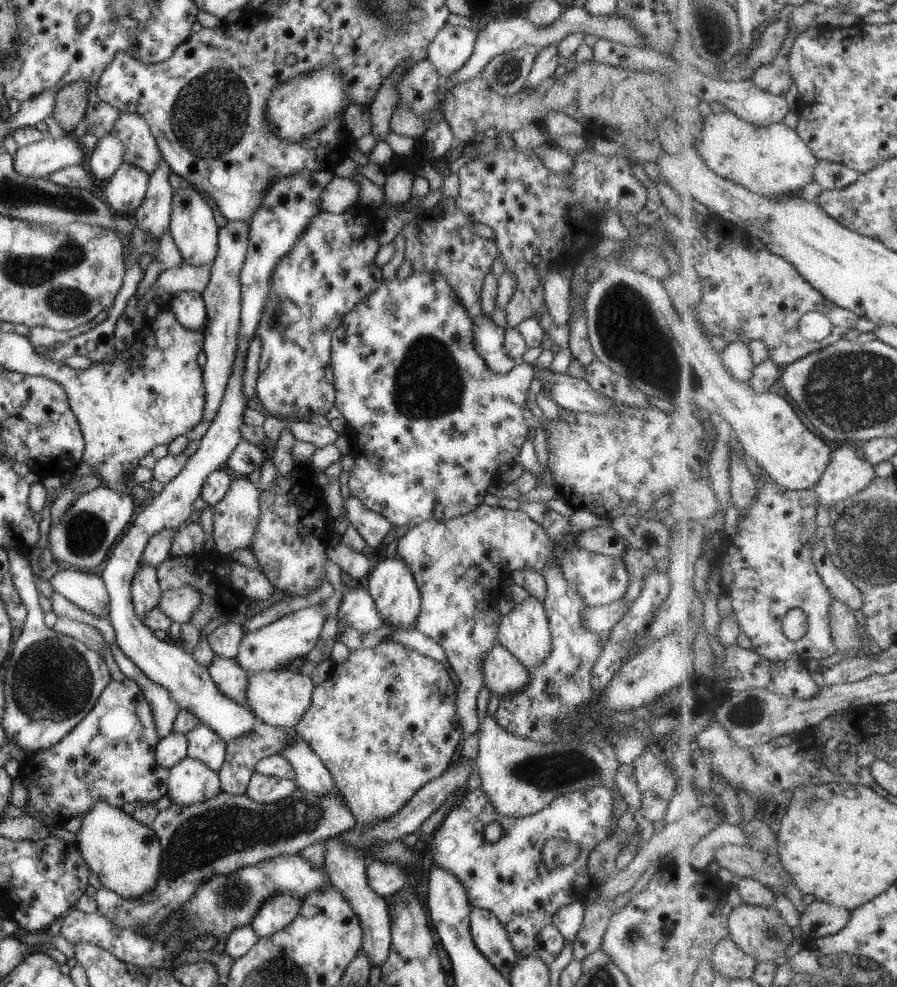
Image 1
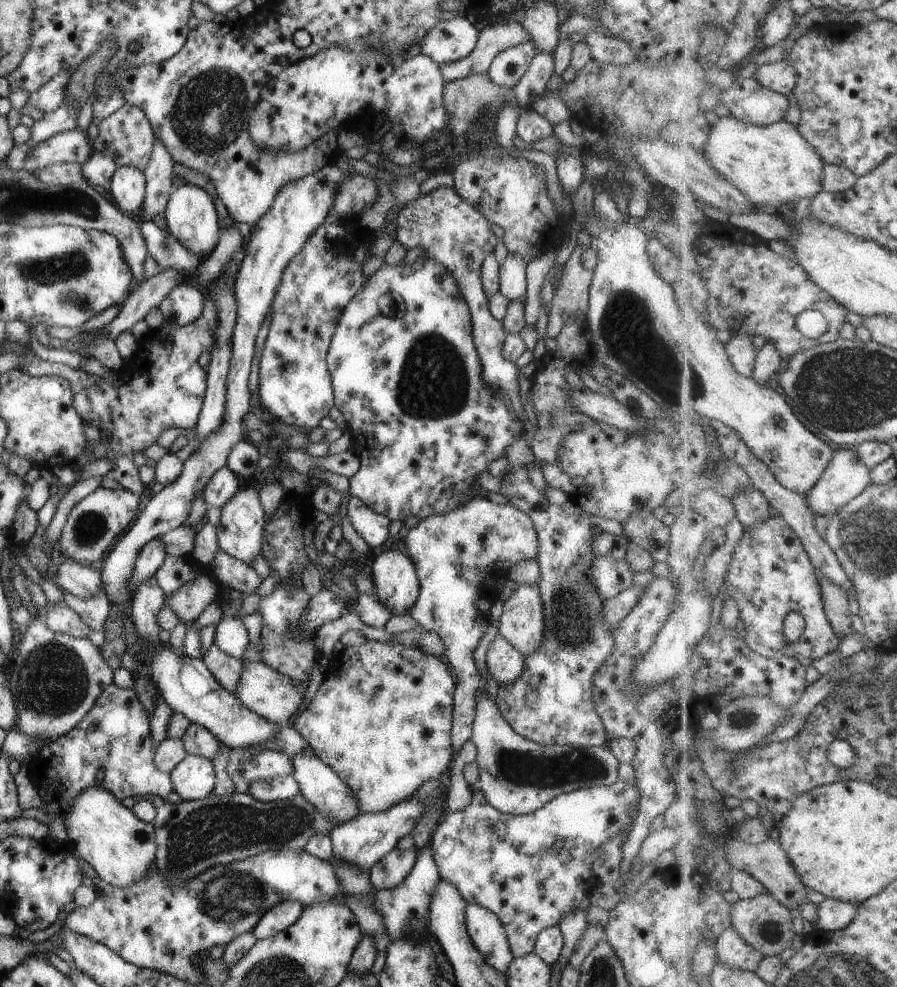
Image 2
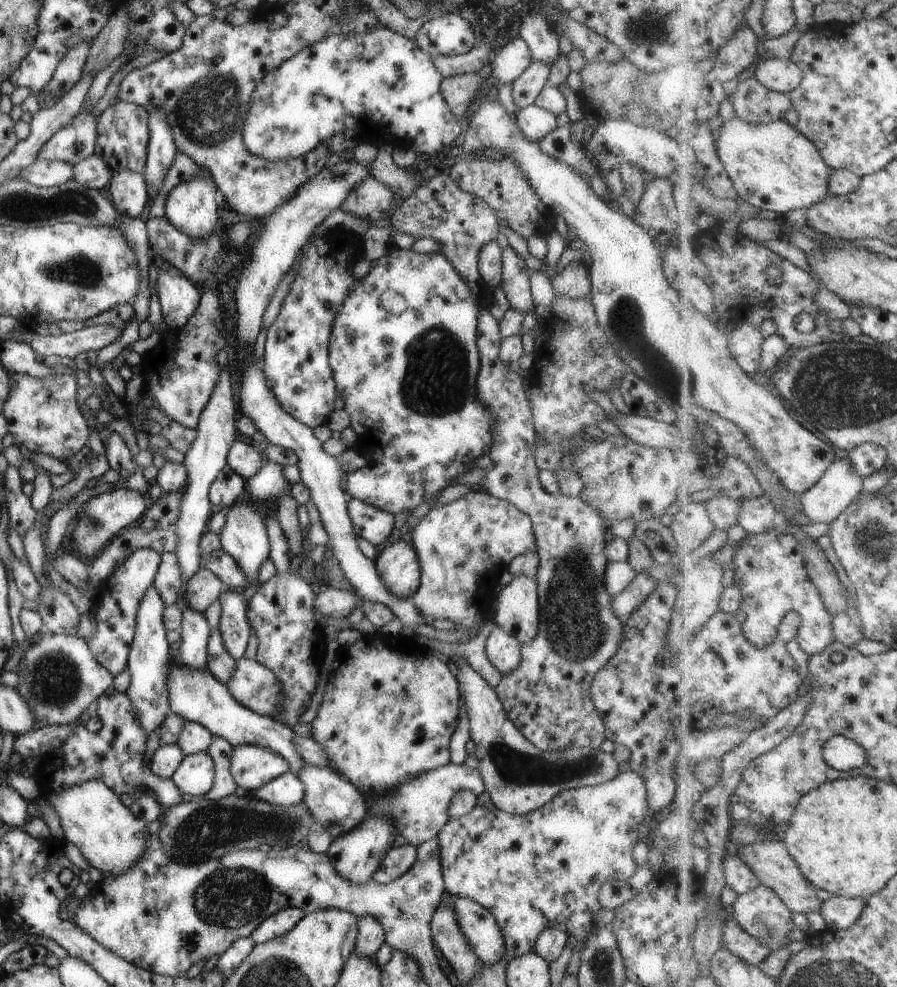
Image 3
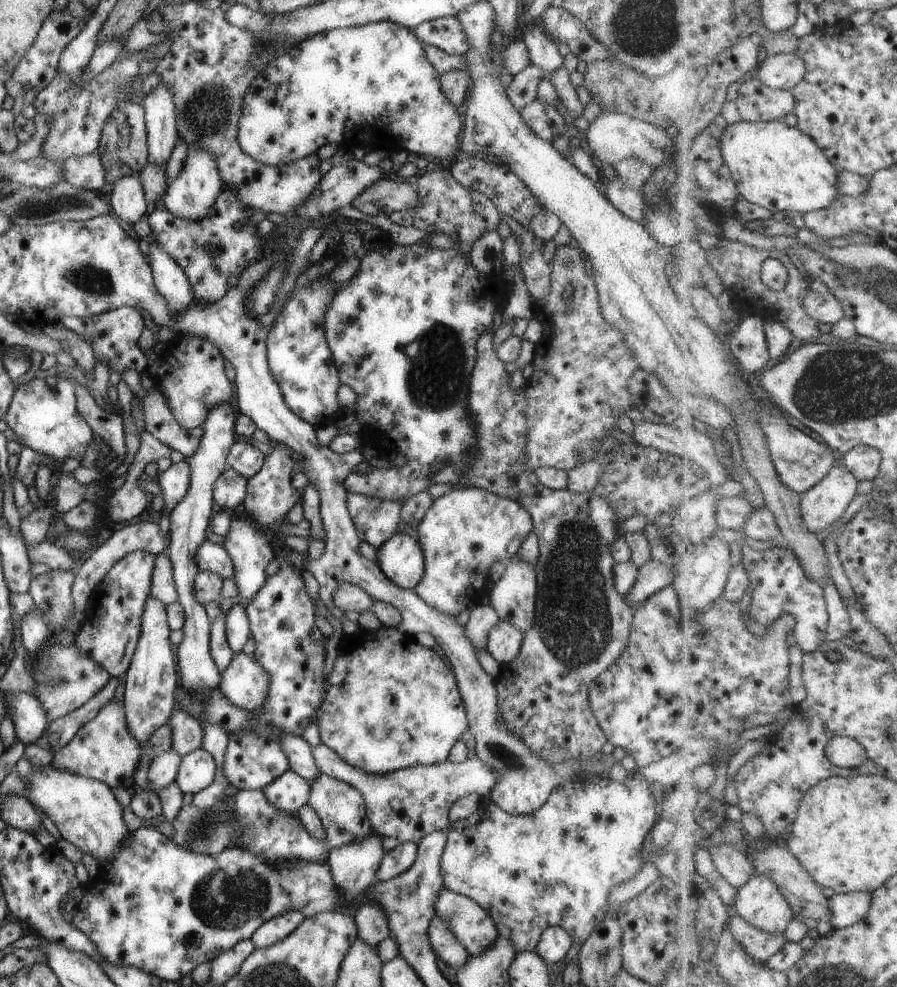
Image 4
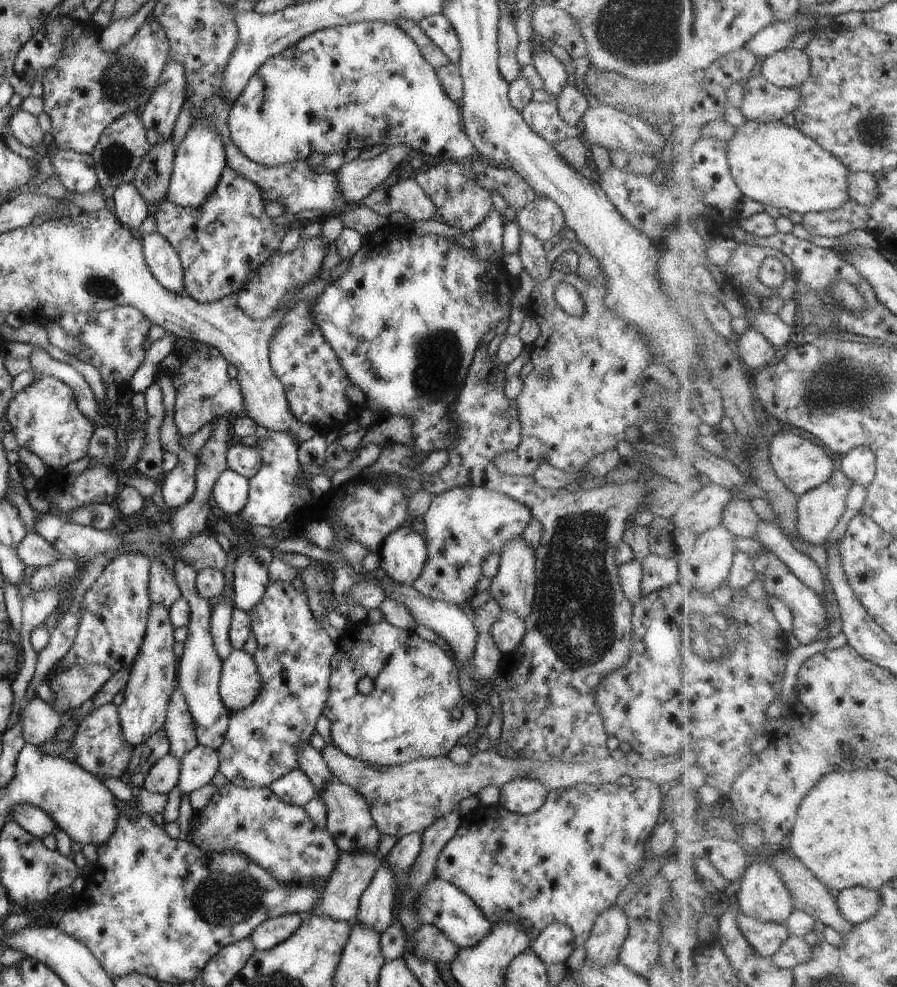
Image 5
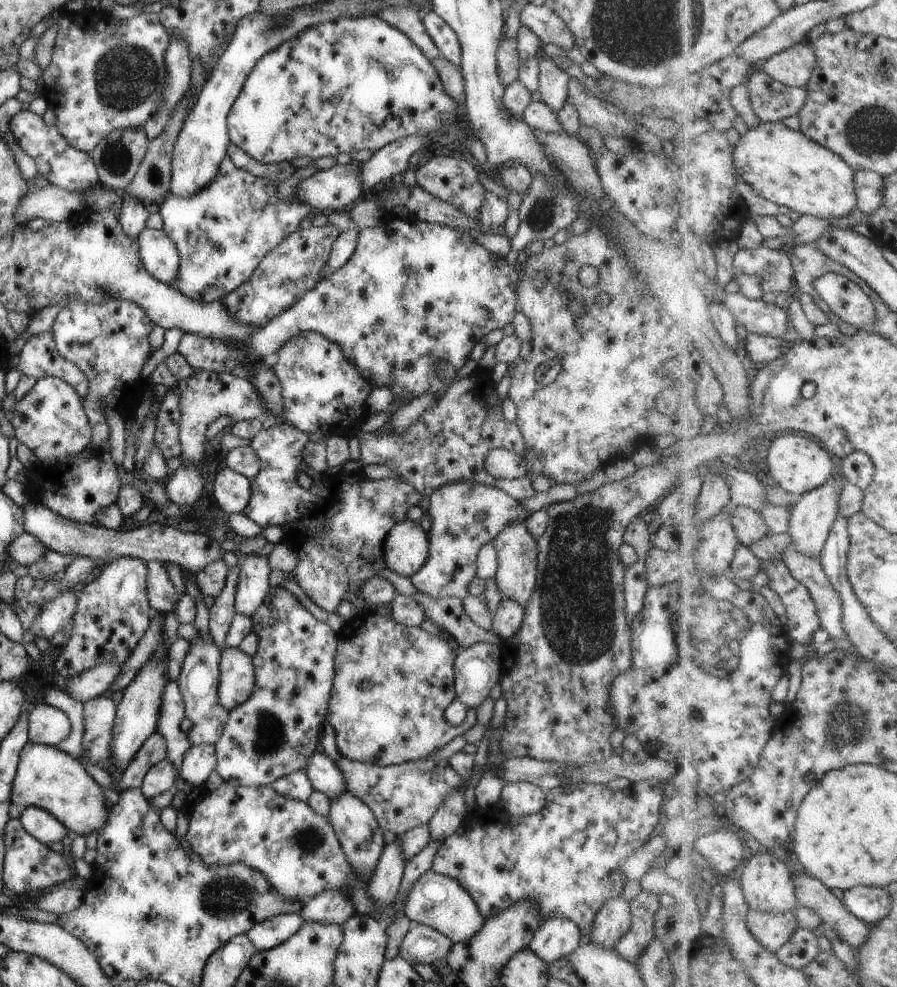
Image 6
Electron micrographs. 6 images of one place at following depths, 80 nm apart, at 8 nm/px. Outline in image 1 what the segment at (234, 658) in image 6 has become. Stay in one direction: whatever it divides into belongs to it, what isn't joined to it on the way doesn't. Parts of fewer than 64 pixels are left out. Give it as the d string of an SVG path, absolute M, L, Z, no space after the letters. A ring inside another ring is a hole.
M261 670L260 672L249 673L247 686L245 686L245 702L247 709L267 725L278 728L291 728L301 720L305 710L309 708L313 684L309 675L294 673L286 670Z

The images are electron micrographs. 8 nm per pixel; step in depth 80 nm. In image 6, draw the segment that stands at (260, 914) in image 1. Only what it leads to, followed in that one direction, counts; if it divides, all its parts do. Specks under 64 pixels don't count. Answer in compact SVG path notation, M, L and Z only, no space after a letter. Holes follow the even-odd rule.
M281 913L256 922L244 935L256 951L266 951L295 934L302 921L297 913Z

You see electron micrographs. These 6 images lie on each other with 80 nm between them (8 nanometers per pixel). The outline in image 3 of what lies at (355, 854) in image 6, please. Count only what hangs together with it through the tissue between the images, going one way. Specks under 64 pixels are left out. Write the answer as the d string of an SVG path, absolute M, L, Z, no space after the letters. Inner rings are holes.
M303 764L296 776L303 782L303 805L309 810L316 824L319 824L332 840L342 833L348 832L363 821L368 810L364 806L365 799L359 791L343 776L327 766L309 766Z

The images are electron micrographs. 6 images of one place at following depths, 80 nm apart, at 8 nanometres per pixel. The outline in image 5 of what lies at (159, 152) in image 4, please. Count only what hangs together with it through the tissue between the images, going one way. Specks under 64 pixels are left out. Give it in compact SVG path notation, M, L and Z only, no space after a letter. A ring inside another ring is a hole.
M167 58L165 67L155 84L155 92L141 112L140 122L145 128L149 145L161 144L172 136L174 122L187 94L185 68Z

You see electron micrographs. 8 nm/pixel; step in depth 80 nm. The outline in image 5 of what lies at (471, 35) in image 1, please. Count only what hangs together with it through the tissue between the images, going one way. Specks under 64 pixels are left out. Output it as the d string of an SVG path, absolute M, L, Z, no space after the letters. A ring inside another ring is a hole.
M441 14L425 16L419 20L421 30L443 52L449 62L457 63L460 58L459 40L447 18Z

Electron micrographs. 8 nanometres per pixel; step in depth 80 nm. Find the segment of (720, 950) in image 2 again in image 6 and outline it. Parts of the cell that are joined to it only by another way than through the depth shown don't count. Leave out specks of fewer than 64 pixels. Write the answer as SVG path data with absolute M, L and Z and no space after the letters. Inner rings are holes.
M751 909L746 923L751 934L772 953L776 953L799 929L794 911L779 914Z

